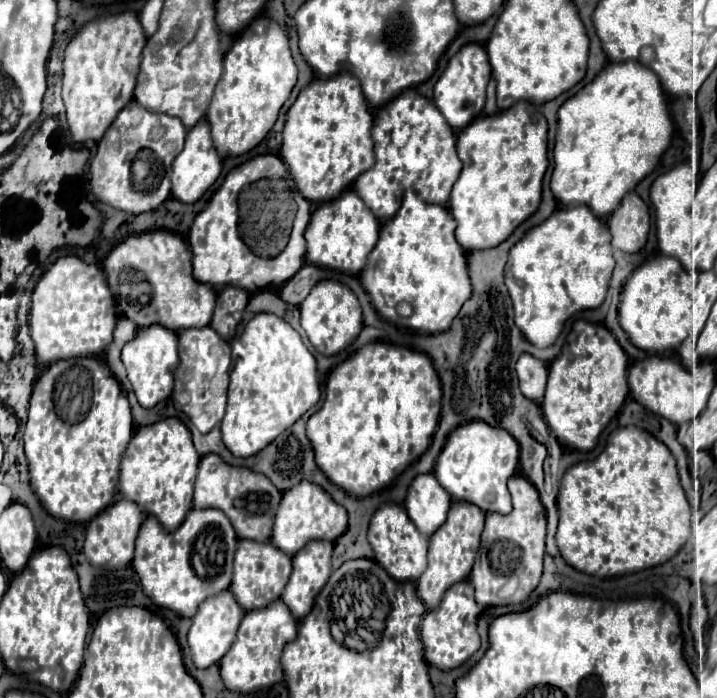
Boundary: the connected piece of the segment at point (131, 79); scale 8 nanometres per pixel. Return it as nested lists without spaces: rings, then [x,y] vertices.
[[[133,12],[87,22],[69,42],[63,64],[63,102],[73,142],[99,142],[115,116],[133,100],[145,42],[147,36]]]

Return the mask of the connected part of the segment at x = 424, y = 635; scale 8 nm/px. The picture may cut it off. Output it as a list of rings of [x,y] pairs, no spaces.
[[[469,580],[453,584],[445,592],[441,606],[437,610],[427,612],[423,622],[421,622],[421,640],[423,640],[423,646],[425,646],[427,664],[447,672],[447,670],[459,668],[465,660],[469,660],[481,648],[481,640],[479,640],[479,634],[477,634],[479,614],[481,614],[481,608],[475,602],[473,588],[471,588]]]

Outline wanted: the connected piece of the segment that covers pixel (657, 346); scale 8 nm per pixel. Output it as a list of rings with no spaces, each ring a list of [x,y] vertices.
[[[669,256],[651,258],[631,274],[620,295],[618,319],[629,340],[639,350],[651,354],[671,352],[677,350],[689,336],[687,320],[691,316],[691,286],[687,286],[687,280],[689,276],[681,264]]]

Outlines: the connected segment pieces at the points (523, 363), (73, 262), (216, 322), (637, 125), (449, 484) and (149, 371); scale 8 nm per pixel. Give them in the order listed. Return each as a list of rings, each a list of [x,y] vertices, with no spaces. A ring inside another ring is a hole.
[[[523,354],[517,362],[517,374],[519,374],[519,388],[523,396],[541,402],[547,384],[547,364],[529,354]]]
[[[77,256],[59,258],[33,290],[29,330],[39,364],[49,366],[55,360],[75,356],[101,356],[113,340],[113,328],[117,324],[115,312],[115,300],[103,270],[95,264],[85,264]]]
[[[227,286],[219,292],[211,328],[215,328],[215,332],[223,340],[231,340],[235,336],[237,324],[243,318],[243,310],[245,310],[247,302],[249,302],[249,292],[243,292],[241,288]]]
[[[631,60],[623,64],[607,64],[591,84],[587,84],[575,98],[569,98],[559,108],[559,128],[555,138],[555,170],[551,176],[551,190],[561,208],[587,206],[597,218],[607,218],[619,202],[635,190],[635,186],[649,176],[665,150],[671,144],[673,122],[667,108],[665,92],[651,68]]]
[[[475,420],[455,428],[449,434],[447,444],[435,464],[435,478],[439,480],[439,484],[443,484],[443,488],[447,488],[451,498],[457,502],[473,504],[485,514],[509,514],[511,496],[507,492],[507,480],[515,476],[517,464],[519,444],[515,442],[515,438],[509,432],[497,430],[485,422]]]
[[[151,326],[151,328],[139,328],[137,338],[127,342],[121,354],[121,360],[127,370],[127,378],[133,386],[133,392],[143,408],[153,408],[161,400],[165,400],[173,390],[173,366],[177,366],[177,336],[175,332],[163,328],[163,326]]]

